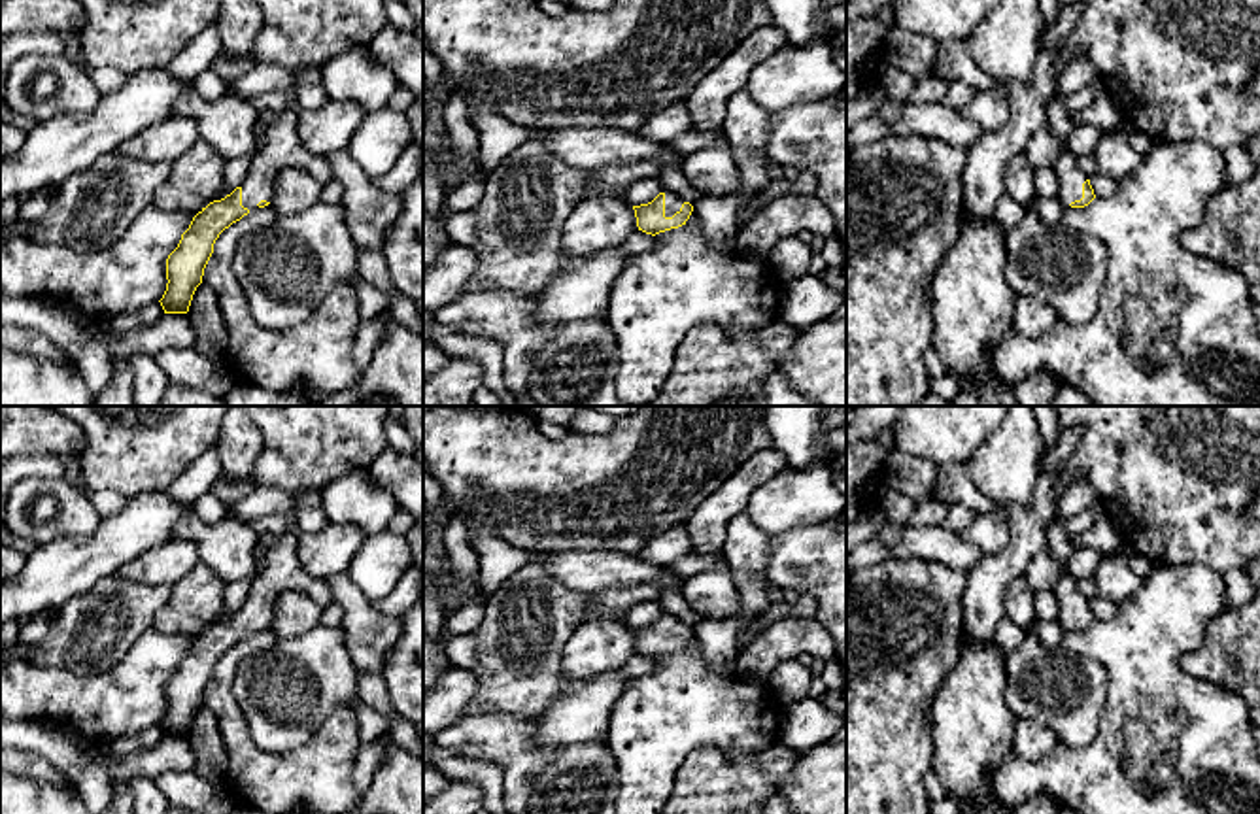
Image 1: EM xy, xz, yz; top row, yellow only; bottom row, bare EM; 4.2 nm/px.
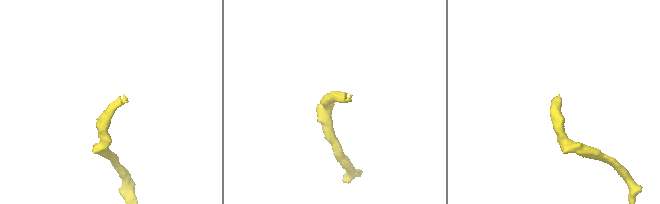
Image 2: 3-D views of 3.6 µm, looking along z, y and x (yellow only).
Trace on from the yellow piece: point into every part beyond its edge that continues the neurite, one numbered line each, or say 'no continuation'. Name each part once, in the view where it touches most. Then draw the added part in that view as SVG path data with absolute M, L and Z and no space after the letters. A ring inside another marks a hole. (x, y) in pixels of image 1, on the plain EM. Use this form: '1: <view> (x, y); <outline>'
1: xz (673, 626); M669 614L663 616L665 616L665 640L673 640L676 635L680 635L686 623L674 616Z

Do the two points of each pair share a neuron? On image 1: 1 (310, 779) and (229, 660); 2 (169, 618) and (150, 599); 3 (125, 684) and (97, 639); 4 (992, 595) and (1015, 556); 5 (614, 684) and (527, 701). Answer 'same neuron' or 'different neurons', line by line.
1: same neuron
2: different neurons
3: different neurons
4: same neuron
5: different neurons

